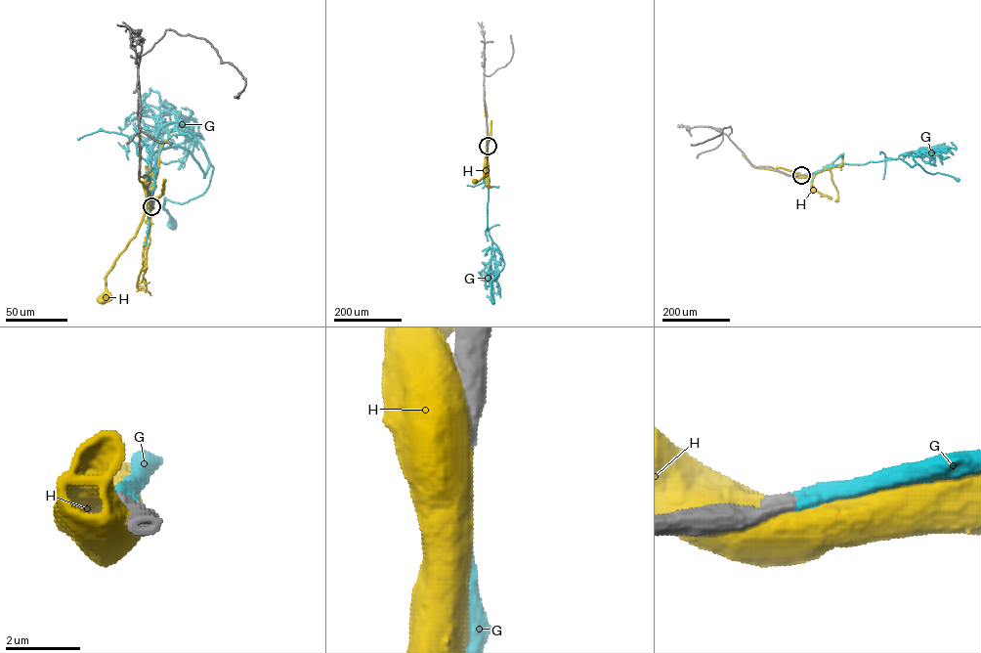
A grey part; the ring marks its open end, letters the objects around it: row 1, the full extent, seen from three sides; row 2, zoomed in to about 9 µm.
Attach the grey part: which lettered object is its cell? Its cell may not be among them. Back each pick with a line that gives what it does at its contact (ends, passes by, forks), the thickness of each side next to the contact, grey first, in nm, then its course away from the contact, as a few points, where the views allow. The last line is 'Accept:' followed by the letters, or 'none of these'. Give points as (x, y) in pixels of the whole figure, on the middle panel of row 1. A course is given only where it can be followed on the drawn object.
G: it ends | 480/440 nm | via (488, 146), (488, 228), (504, 263), (490, 282), (492, 302)
Accept: G

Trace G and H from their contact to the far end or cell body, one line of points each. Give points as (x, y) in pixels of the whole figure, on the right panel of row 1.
G: (801, 175), (842, 163), (861, 164), (900, 158), (911, 166), (917, 163), (927, 172), (943, 173), (958, 180)
H: (801, 175), (829, 169), (838, 193), (837, 200)

